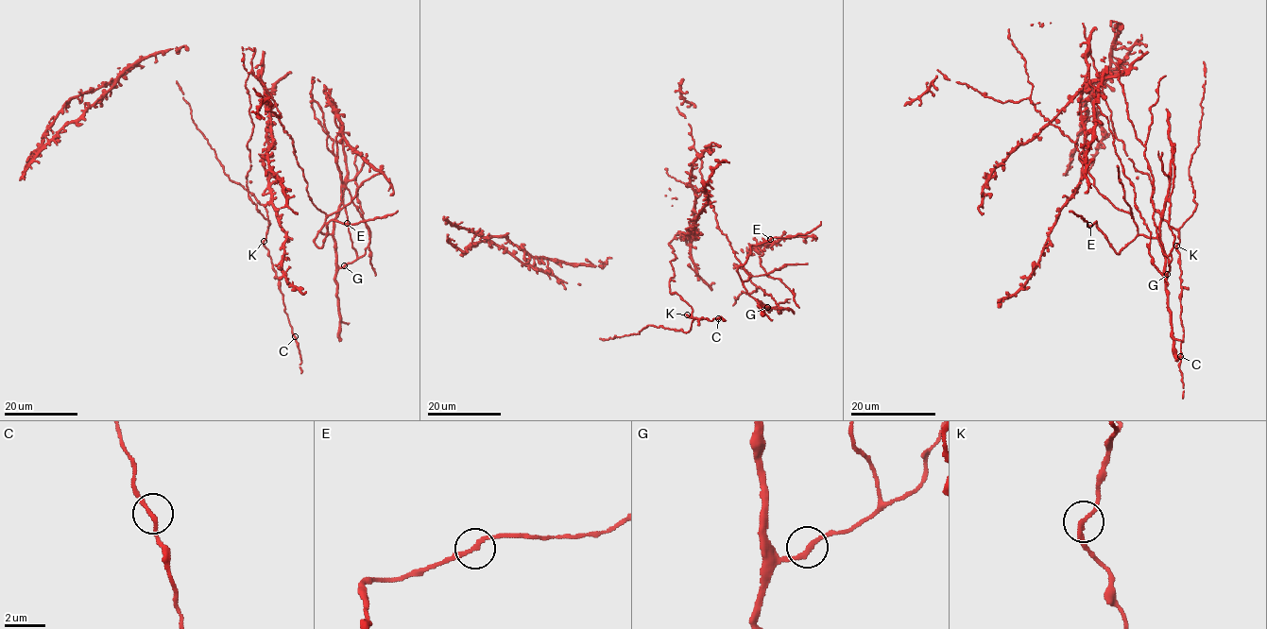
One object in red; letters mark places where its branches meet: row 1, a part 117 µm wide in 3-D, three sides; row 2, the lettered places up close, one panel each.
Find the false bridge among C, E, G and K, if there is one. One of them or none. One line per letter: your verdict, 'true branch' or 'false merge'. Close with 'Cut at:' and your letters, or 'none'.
C: true branch
E: true branch
G: true branch
K: true branch
Cut at: none

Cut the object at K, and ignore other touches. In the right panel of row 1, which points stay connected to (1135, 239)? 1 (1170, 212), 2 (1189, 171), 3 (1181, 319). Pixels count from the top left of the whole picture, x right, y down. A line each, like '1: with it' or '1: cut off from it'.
1: with it
2: cut off from it
3: cut off from it

